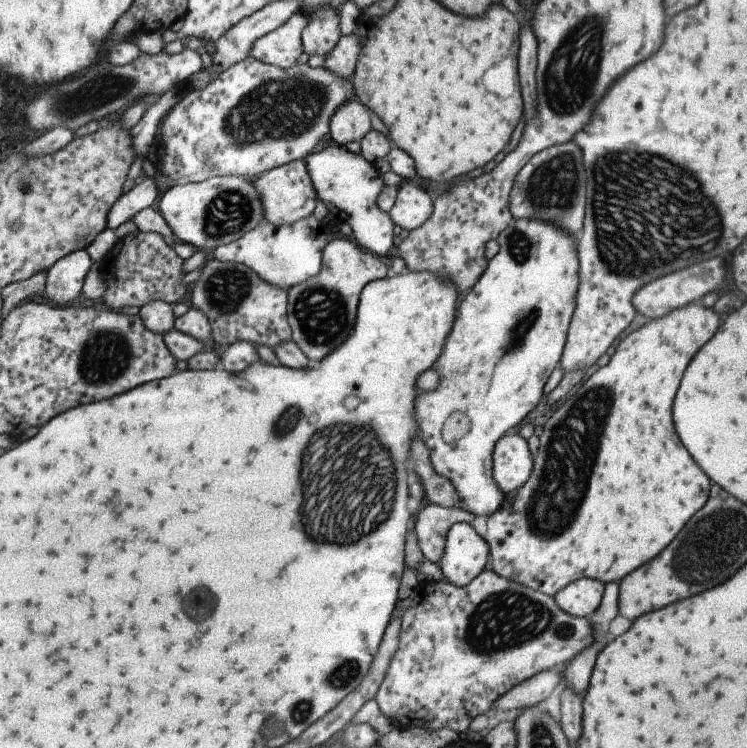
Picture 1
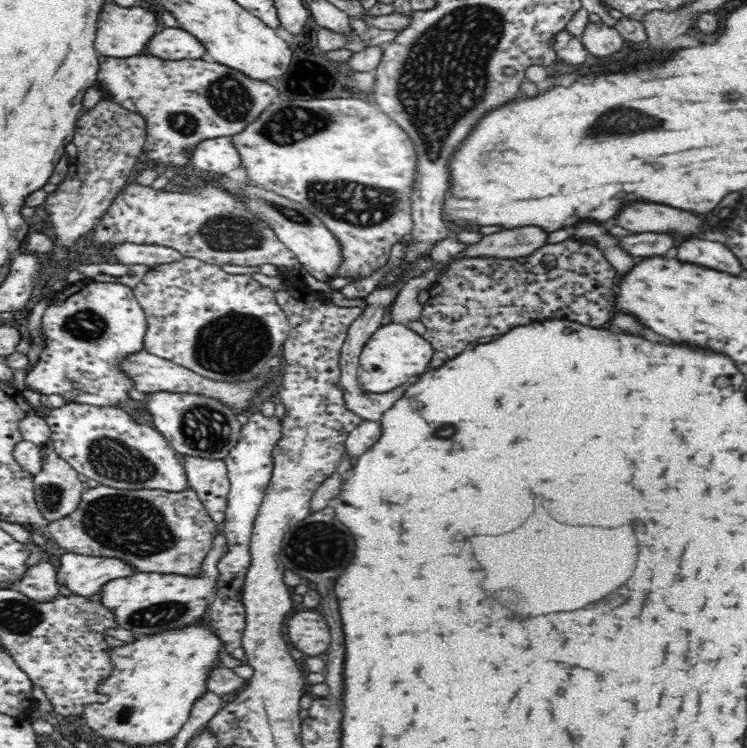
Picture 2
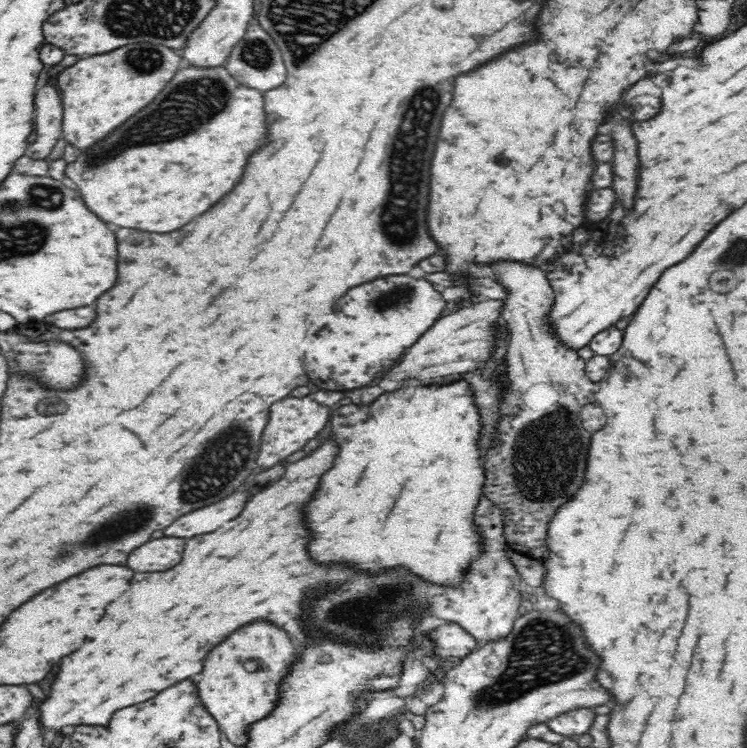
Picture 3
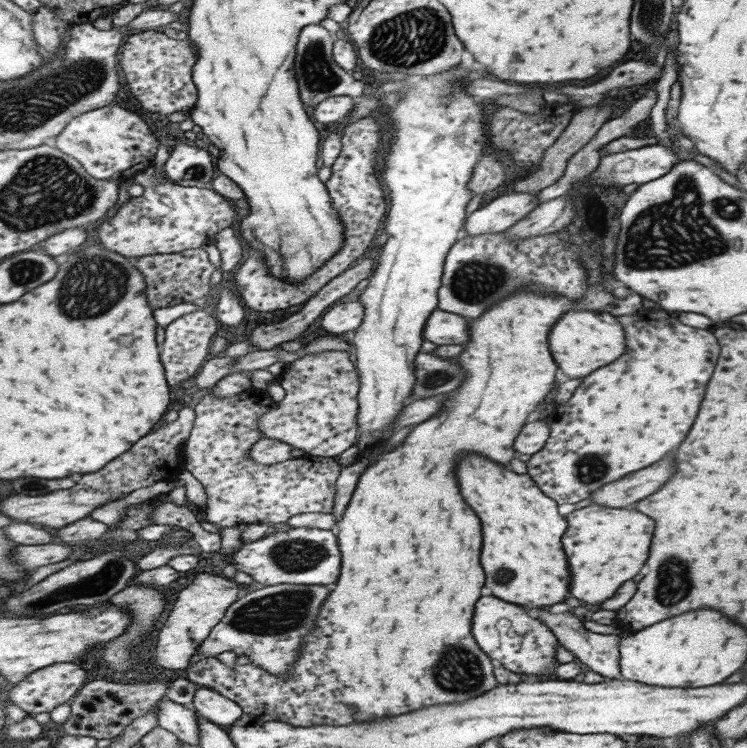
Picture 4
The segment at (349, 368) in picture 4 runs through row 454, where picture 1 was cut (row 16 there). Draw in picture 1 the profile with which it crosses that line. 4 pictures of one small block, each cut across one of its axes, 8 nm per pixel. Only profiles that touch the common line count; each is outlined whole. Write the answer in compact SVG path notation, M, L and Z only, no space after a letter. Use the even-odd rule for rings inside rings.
M319 7L314 13L308 14L307 18L301 36L303 52L308 56L327 55L342 38L339 10Z

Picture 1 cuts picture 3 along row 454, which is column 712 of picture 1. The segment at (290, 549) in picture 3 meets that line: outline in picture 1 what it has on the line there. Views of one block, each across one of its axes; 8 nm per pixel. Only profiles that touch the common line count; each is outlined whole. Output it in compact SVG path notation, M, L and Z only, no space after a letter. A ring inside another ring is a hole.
M703 300L692 301L675 308L666 316L649 320L644 326L615 344L610 352L608 364L600 367L600 370L596 370L589 380L586 380L576 390L575 394L570 394L566 398L566 402L544 424L542 435L539 437L538 452L533 457L533 469L530 478L523 484L523 488L515 498L506 499L497 511L482 520L486 526L484 538L489 544L489 554L492 555L492 566L490 566L492 571L502 578L507 578L551 597L558 594L567 584L582 577L596 579L604 584L618 583L627 574L630 574L630 571L655 557L676 536L676 532L680 532L684 528L684 524L706 504L708 492L710 492L710 478L698 468L698 464L690 458L688 450L682 446L680 438L676 436L670 404L674 402L678 384L680 384L682 374L684 374L686 366L690 364L692 356L716 334L718 328L720 328L718 314L712 308L706 308Z

